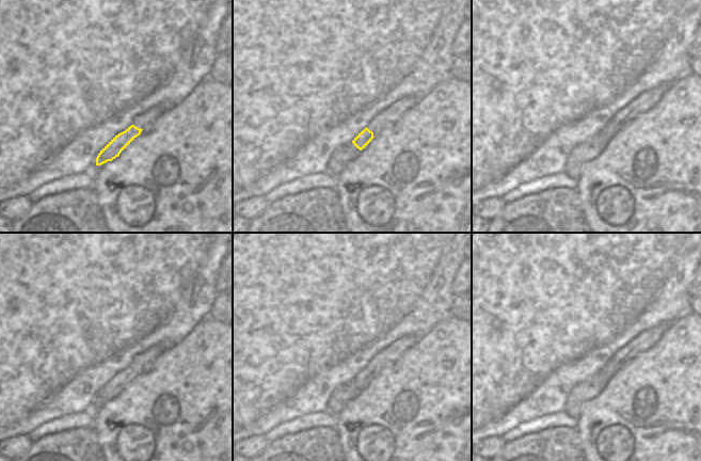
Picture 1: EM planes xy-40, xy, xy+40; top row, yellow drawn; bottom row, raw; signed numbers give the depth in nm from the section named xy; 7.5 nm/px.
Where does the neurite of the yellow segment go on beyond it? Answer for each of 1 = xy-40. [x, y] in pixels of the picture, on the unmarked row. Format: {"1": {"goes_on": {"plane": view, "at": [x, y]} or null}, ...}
{"1": {"goes_on": {"plane": "xy-40", "at": [142, 360]}}}

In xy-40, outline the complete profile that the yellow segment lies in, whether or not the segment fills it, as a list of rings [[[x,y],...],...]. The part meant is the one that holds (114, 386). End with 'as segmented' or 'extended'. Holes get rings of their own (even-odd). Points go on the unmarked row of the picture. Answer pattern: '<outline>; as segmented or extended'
[[[150,347],[146,351],[137,355],[133,363],[125,370],[115,375],[98,393],[96,404],[101,404],[108,400],[112,400],[138,376],[142,369],[153,360],[158,357],[162,349],[159,347]]]; extended

